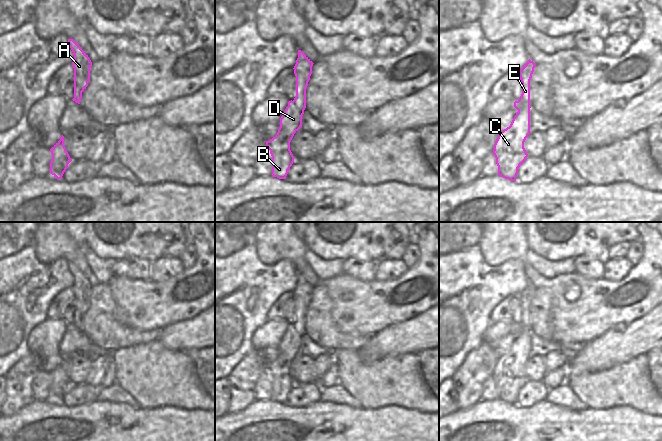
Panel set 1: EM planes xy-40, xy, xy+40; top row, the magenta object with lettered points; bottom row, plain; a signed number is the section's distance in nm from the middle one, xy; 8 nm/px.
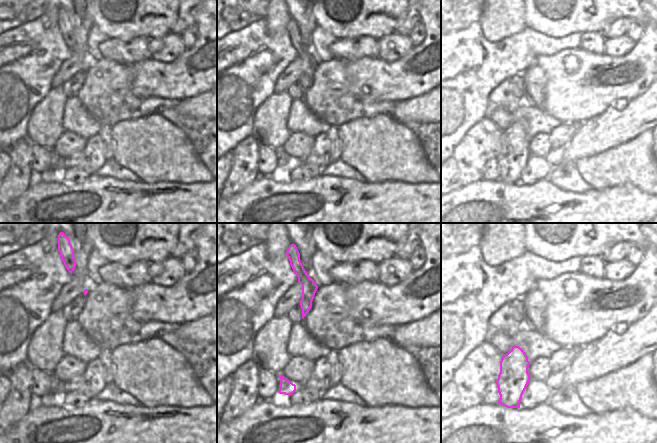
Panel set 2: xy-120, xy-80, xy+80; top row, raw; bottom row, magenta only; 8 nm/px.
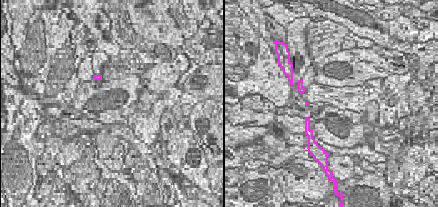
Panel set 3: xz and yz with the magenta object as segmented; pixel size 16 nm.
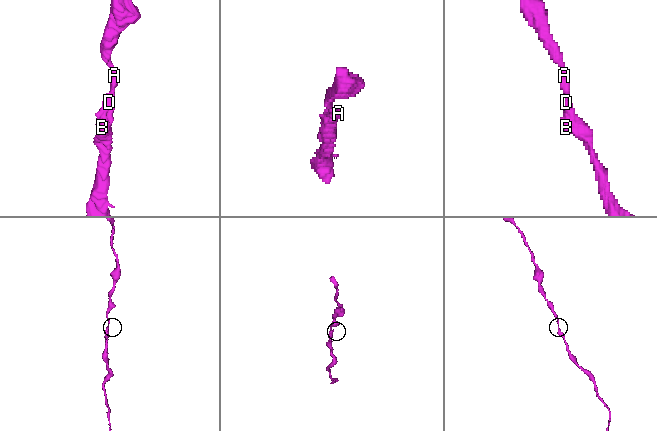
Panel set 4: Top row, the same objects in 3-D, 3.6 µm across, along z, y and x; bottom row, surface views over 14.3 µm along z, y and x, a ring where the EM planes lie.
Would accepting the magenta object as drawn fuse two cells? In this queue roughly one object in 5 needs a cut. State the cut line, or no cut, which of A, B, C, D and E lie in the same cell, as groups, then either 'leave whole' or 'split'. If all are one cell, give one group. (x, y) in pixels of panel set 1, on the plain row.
no cut | A B C D E | leave whole

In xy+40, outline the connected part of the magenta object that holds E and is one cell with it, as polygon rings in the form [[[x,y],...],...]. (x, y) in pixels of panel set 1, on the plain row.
[[[529,283],[518,296],[522,306],[522,318],[514,326],[518,336],[510,350],[499,356],[492,376],[496,382],[498,399],[511,405],[516,405],[518,392],[528,381],[524,366],[530,358],[530,304],[535,290]]]

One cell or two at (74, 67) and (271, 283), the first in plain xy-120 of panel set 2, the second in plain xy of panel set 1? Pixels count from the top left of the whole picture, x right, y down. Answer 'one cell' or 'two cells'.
two cells

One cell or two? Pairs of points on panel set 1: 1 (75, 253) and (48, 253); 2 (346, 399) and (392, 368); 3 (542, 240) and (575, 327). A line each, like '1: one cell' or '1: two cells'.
1: one cell
2: two cells
3: two cells

